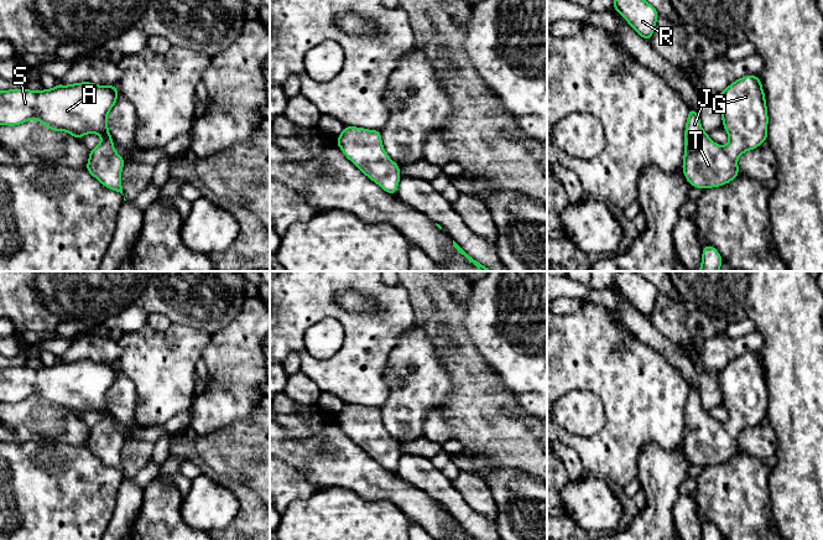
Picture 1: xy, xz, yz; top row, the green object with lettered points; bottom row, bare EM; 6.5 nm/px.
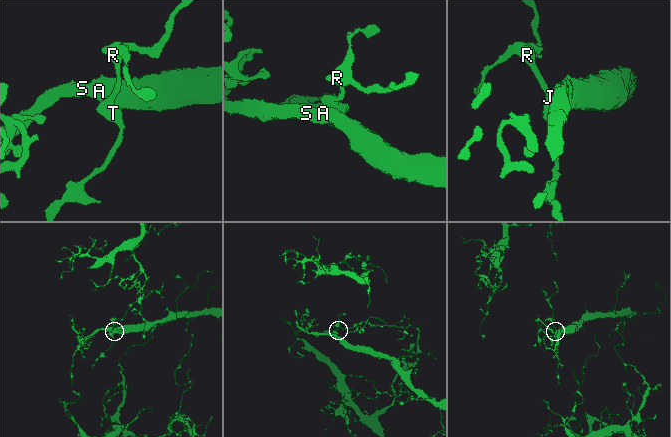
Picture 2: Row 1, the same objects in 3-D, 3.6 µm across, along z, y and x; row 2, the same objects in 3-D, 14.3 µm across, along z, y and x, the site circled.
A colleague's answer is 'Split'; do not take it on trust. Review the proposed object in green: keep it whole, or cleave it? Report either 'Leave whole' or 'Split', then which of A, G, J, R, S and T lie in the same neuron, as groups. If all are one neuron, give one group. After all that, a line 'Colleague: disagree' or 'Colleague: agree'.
Leave whole. Groups: A G J R S T
Colleague: disagree

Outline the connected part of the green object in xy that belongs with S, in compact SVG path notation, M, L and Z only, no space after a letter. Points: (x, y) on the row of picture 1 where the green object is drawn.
M89 82L69 85L56 84L52 89L40 92L26 88L0 90L0 125L15 126L36 119L52 131L67 131L79 140L85 134L100 135L101 141L90 150L85 170L103 186L123 194L120 176L125 160L115 151L113 137L108 130L108 113L116 100L116 85L97 85Z

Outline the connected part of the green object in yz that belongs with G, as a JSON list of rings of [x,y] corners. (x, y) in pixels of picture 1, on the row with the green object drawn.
[[[757,76],[734,81],[718,94],[718,104],[729,136],[726,146],[713,142],[700,126],[698,111],[688,110],[682,170],[692,187],[704,189],[731,182],[740,173],[739,156],[767,140],[767,107]]]

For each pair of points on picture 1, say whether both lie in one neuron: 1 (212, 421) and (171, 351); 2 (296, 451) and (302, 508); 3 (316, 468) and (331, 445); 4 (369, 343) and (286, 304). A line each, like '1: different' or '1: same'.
1: different
2: different
3: same
4: same

